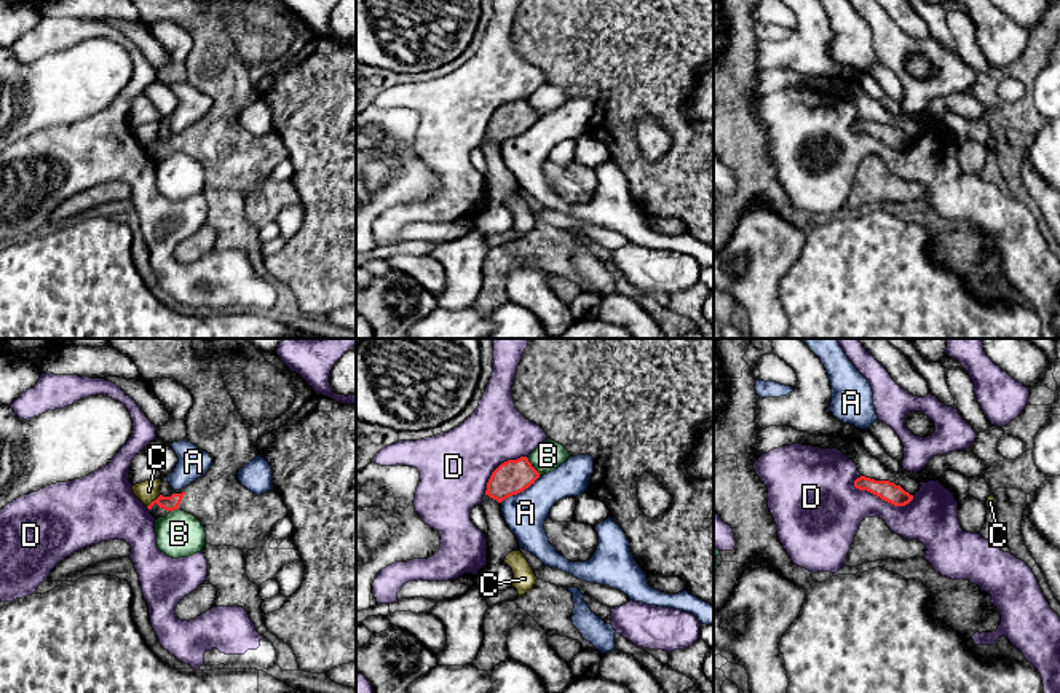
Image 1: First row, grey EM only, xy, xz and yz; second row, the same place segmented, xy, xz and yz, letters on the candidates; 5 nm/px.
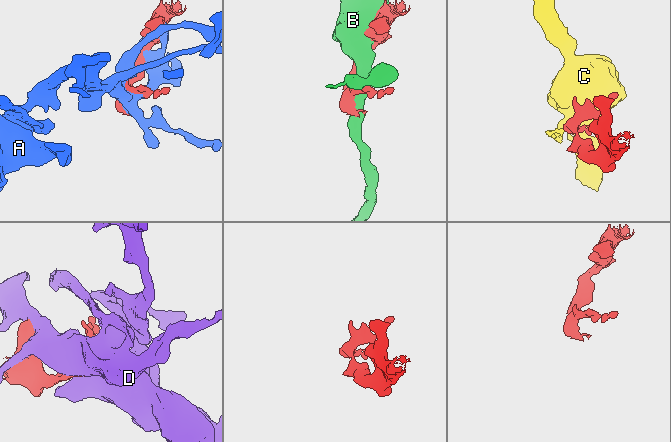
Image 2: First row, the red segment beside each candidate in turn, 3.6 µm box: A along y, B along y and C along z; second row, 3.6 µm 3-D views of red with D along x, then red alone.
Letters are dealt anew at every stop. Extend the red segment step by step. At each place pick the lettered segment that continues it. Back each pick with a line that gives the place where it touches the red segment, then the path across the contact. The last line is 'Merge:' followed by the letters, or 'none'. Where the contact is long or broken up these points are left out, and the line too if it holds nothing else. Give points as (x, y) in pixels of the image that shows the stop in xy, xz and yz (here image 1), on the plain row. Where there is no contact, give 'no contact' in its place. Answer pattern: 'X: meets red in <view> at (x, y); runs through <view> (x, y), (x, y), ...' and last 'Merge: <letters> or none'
Merge: none

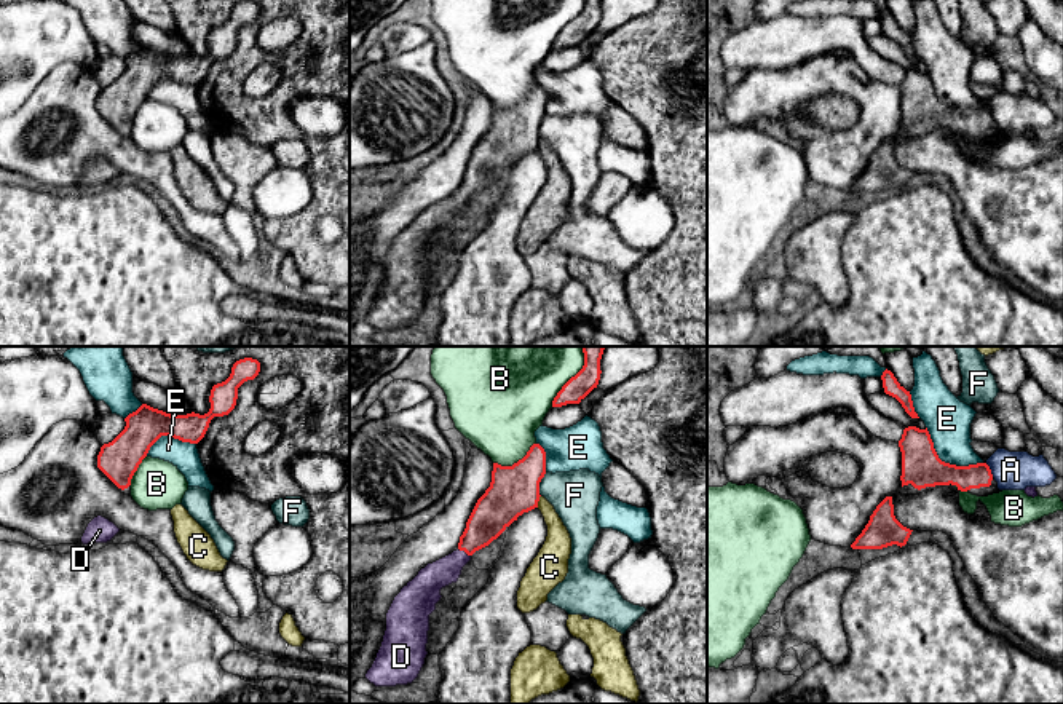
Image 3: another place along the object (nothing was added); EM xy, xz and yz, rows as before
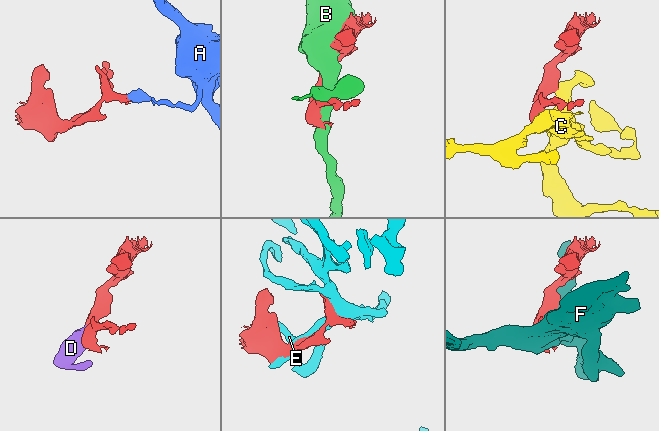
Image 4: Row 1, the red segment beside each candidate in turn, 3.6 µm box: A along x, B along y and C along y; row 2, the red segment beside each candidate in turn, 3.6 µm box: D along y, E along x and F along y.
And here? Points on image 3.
C: meets red in xz at (538, 142)
D: meets red in xz at (465, 193); runs through xz (493, 154), (465, 193), (444, 214), (430, 222)
Merge: C, D

